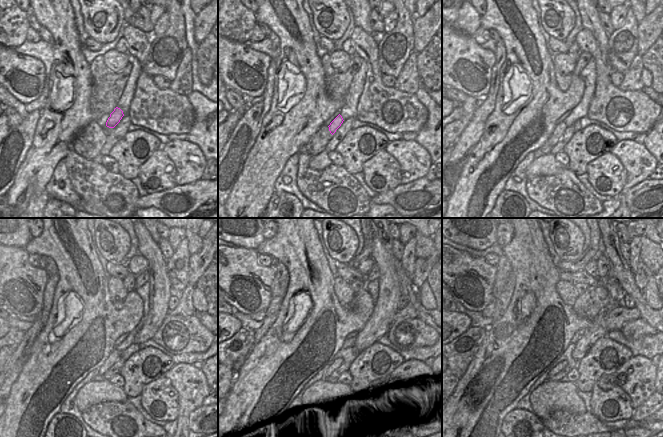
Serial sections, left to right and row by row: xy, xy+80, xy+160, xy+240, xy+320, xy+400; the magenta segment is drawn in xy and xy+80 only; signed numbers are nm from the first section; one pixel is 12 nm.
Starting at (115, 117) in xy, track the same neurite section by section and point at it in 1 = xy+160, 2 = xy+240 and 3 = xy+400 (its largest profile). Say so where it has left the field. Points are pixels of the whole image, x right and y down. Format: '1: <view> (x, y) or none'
1: xy+160 (559, 129)
2: xy+240 (115, 355)
3: xy+400 (553, 371)

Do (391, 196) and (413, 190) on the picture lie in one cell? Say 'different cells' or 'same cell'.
same cell

